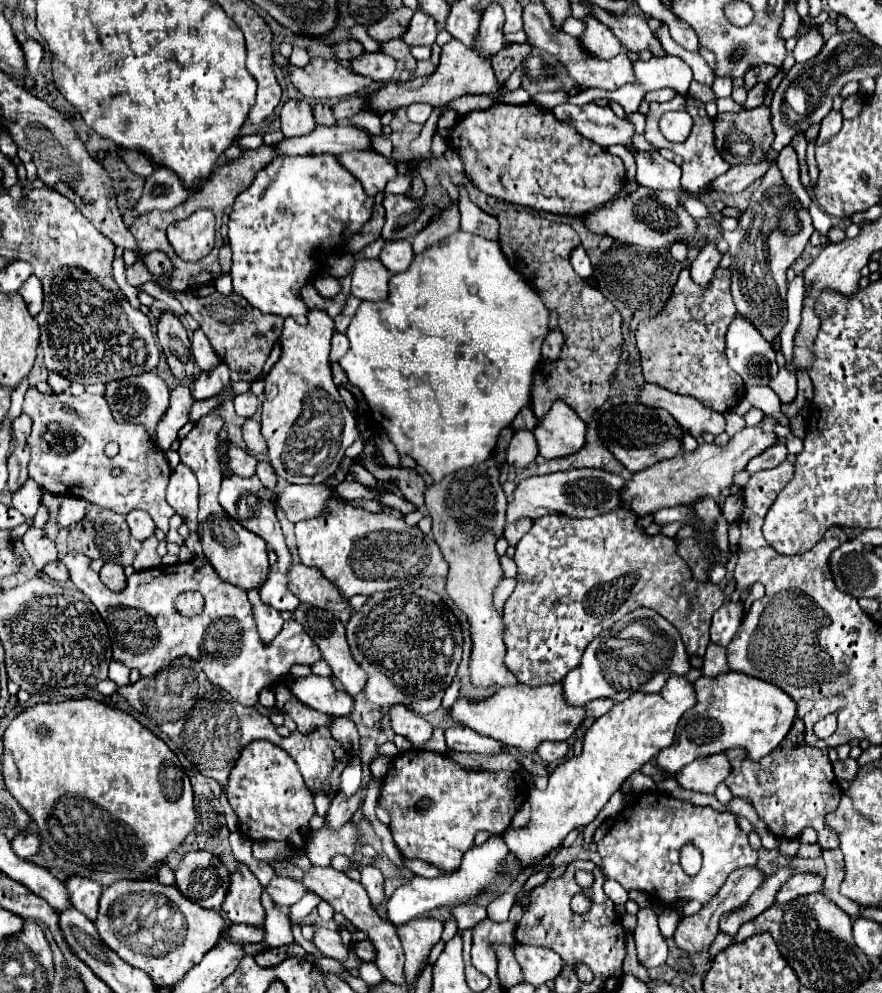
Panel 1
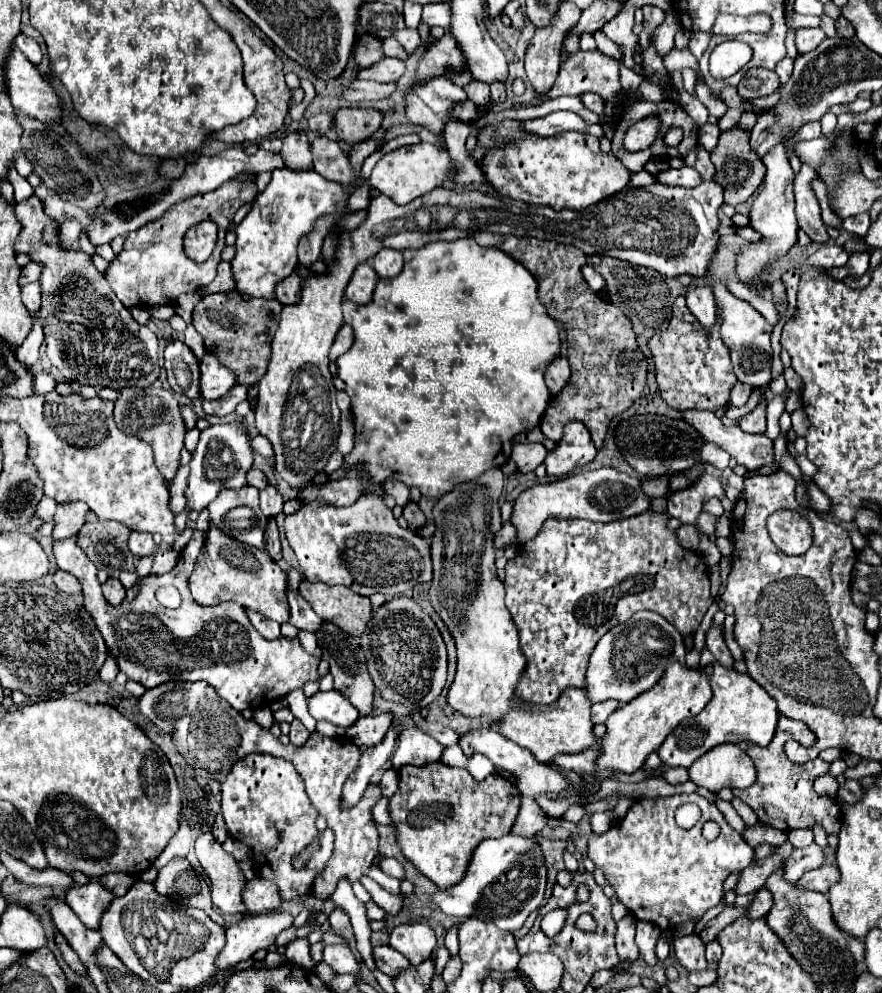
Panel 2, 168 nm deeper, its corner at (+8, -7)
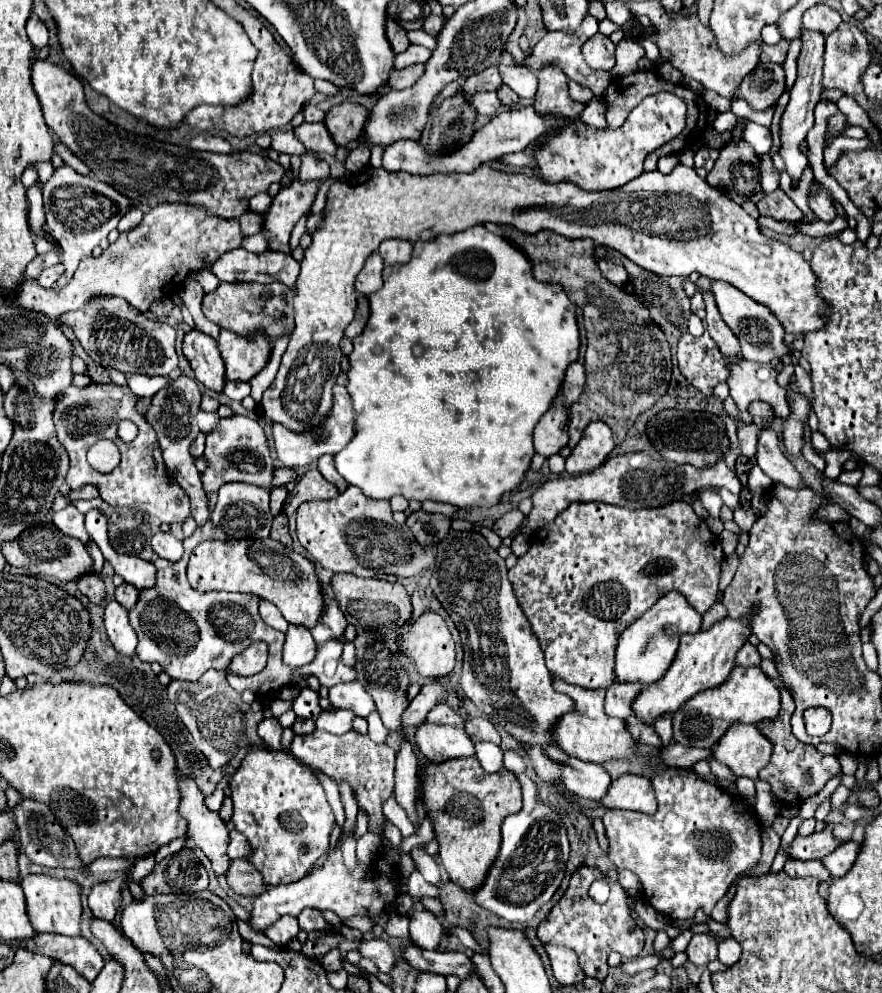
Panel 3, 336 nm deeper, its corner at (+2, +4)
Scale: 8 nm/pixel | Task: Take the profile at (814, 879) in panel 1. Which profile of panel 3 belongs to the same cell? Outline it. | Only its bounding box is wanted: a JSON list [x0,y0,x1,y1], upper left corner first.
[822,842,860,878]

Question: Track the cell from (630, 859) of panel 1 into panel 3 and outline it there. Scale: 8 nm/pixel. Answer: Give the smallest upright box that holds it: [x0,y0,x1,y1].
[602,768,760,920]

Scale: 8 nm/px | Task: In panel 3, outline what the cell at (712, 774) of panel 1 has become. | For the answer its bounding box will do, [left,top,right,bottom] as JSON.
[710,724,772,782]

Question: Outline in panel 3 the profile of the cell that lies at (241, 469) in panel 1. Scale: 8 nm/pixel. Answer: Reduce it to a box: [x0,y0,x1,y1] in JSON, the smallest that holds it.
[274,468,296,486]

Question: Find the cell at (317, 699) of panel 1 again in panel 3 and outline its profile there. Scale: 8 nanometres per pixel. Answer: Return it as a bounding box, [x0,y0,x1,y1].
[328,682,374,718]

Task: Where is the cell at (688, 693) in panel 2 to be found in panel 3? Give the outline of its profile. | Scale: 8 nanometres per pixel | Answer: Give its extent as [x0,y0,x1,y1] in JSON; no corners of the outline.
[632,618,750,726]

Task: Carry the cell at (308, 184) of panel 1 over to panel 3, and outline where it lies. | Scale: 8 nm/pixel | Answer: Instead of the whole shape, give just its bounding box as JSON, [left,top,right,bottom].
[262,156,320,252]

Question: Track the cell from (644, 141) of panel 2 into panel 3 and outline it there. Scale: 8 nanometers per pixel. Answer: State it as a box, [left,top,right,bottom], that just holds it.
[534,92,686,190]

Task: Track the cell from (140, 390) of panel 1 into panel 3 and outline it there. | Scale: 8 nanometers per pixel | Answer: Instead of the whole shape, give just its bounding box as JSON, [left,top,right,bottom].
[144,376,210,526]

